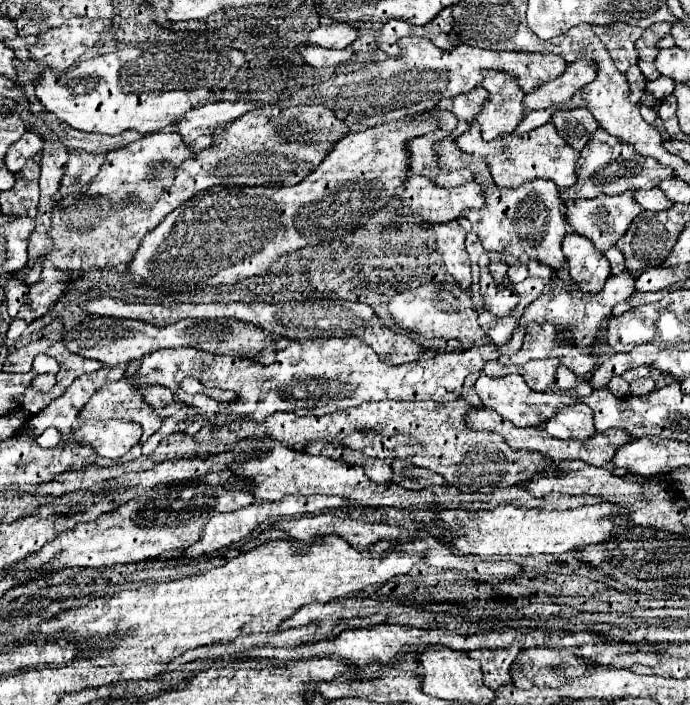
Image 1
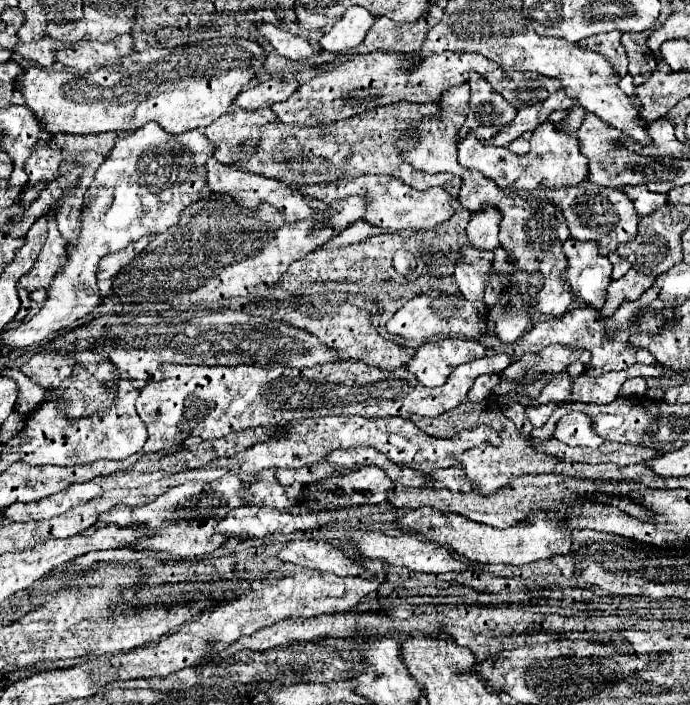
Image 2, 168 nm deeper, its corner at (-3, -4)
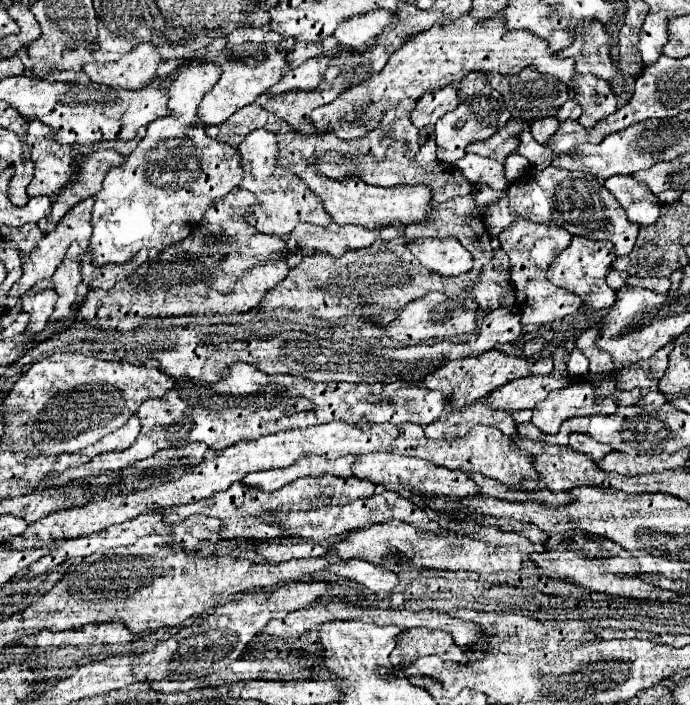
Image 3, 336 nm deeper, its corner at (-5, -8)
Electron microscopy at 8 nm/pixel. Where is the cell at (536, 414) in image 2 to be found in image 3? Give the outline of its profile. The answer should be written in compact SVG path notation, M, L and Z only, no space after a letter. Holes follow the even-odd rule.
M589 380L577 382L573 386L553 390L541 404L533 408L531 422L545 434L559 432L559 424L571 416L595 416L613 414L617 410L617 400L613 394L601 396Z

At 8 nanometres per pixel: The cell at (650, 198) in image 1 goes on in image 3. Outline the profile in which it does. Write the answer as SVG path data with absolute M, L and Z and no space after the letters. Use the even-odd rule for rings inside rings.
M611 176L605 182L605 188L619 200L625 208L627 218L637 224L655 224L659 218L659 200L647 188L647 184L633 180L631 176Z

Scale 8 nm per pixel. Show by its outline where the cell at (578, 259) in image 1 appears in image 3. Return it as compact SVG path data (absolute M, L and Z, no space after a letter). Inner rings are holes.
M573 236L571 244L553 260L551 268L547 270L547 278L565 290L571 290L573 294L577 294L585 306L589 308L611 308L611 304L615 302L615 290L607 286L605 276L611 270L611 262L615 260L611 242L595 242L595 240L587 240L583 236Z

